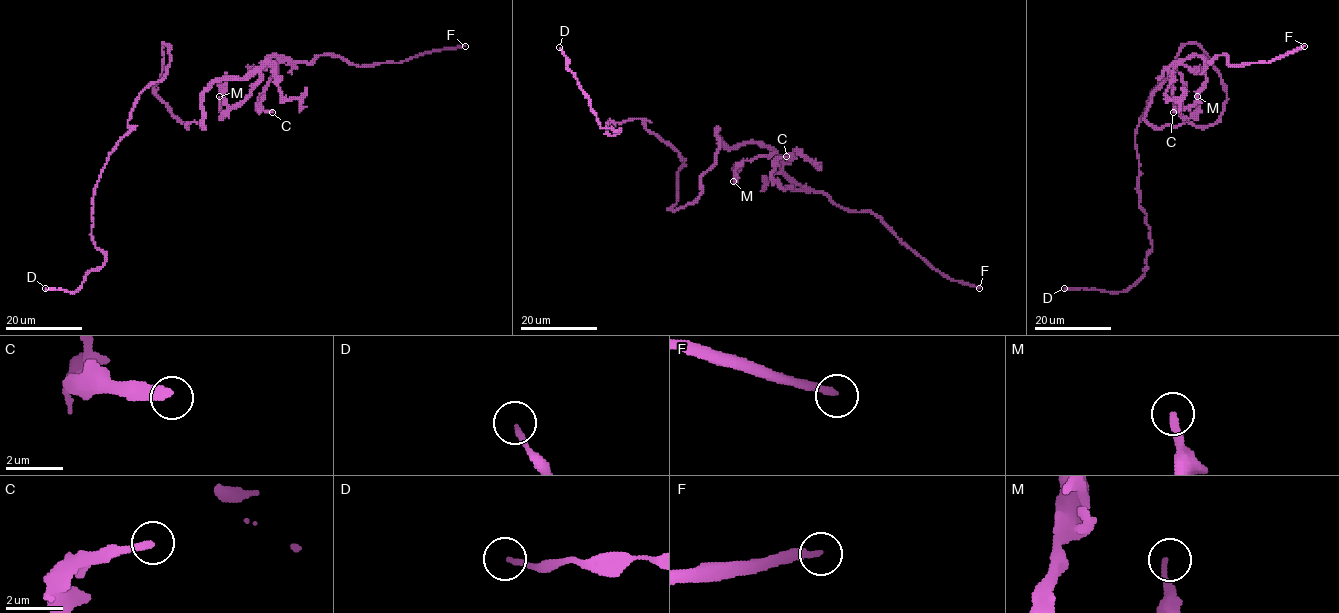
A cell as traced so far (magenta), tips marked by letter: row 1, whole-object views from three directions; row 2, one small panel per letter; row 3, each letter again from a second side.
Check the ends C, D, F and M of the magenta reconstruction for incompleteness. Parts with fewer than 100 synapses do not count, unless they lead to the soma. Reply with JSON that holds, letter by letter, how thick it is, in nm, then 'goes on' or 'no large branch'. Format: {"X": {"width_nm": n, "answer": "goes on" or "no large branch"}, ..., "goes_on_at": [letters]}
{"C": {"width_nm": 280, "answer": "no large branch"}, "D": {"width_nm": 170, "answer": "no large branch"}, "F": {"width_nm": 240, "answer": "goes on"}, "M": {"width_nm": 180, "answer": "no large branch"}, "goes_on_at": ["F"]}

